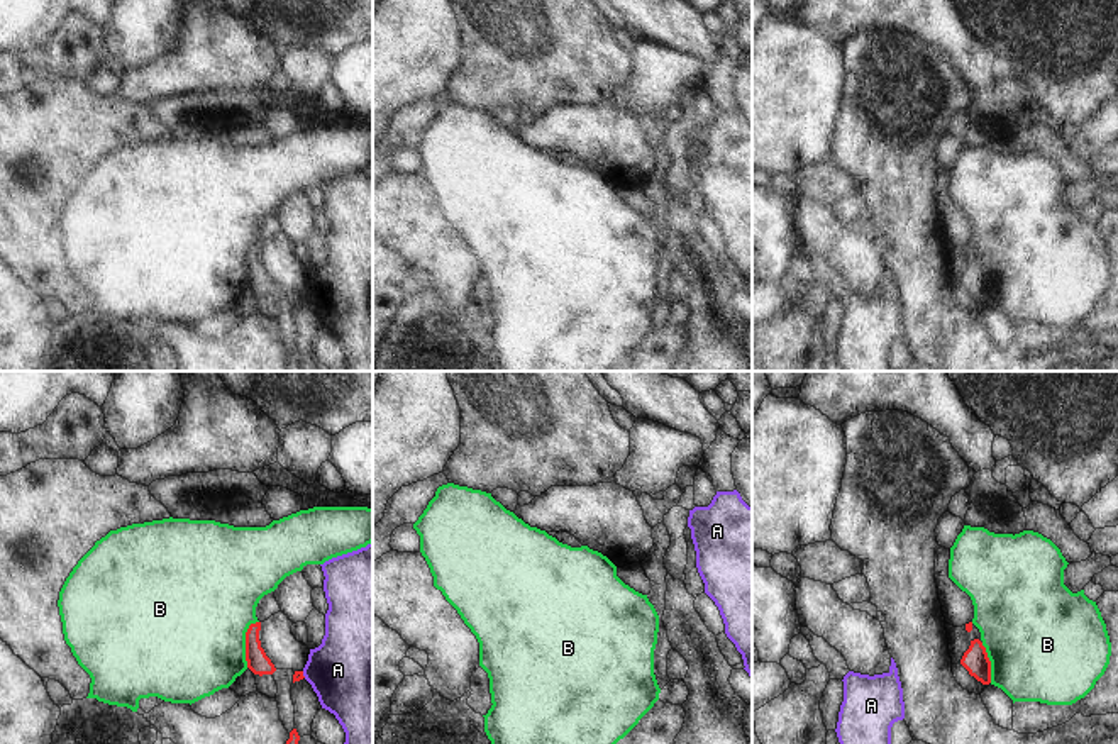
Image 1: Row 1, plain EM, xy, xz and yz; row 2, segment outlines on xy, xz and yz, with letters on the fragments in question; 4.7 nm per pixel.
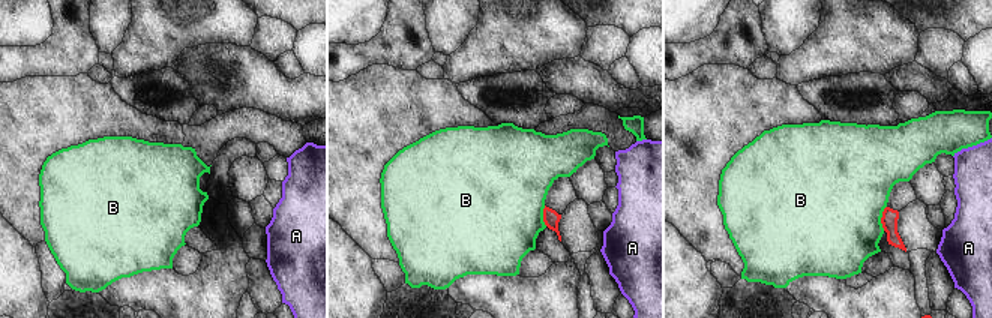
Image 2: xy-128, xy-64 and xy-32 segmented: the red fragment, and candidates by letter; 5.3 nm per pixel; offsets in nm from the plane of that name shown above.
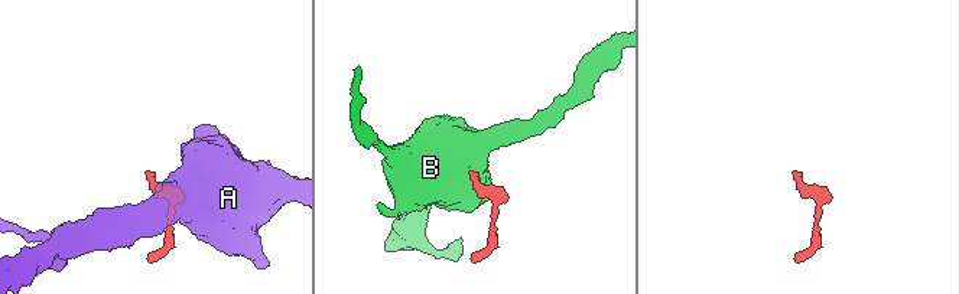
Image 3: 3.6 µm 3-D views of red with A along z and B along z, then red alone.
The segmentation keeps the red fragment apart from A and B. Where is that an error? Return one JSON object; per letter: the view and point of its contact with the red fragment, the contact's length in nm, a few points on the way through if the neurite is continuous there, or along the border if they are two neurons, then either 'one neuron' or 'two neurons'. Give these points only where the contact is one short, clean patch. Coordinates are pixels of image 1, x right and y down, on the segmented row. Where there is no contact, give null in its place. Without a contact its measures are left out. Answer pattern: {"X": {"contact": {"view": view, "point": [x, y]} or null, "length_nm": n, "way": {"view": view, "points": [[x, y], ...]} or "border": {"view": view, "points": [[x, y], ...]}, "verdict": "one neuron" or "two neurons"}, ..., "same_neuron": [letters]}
{"A": {"contact": {"view": "xy", "point": [302, 675]}, "length_nm": 40, "border": {"view": "xy", "points": [[302, 671], [305, 677]]}, "verdict": "two neurons"}, "B": {"contact": {"view": "xy", "point": [246, 643]}, "length_nm": 240, "border": {"view": "xy", "points": [[258, 621], [246, 632], [246, 666]]}, "verdict": "two neurons"}, "same_neuron": []}

